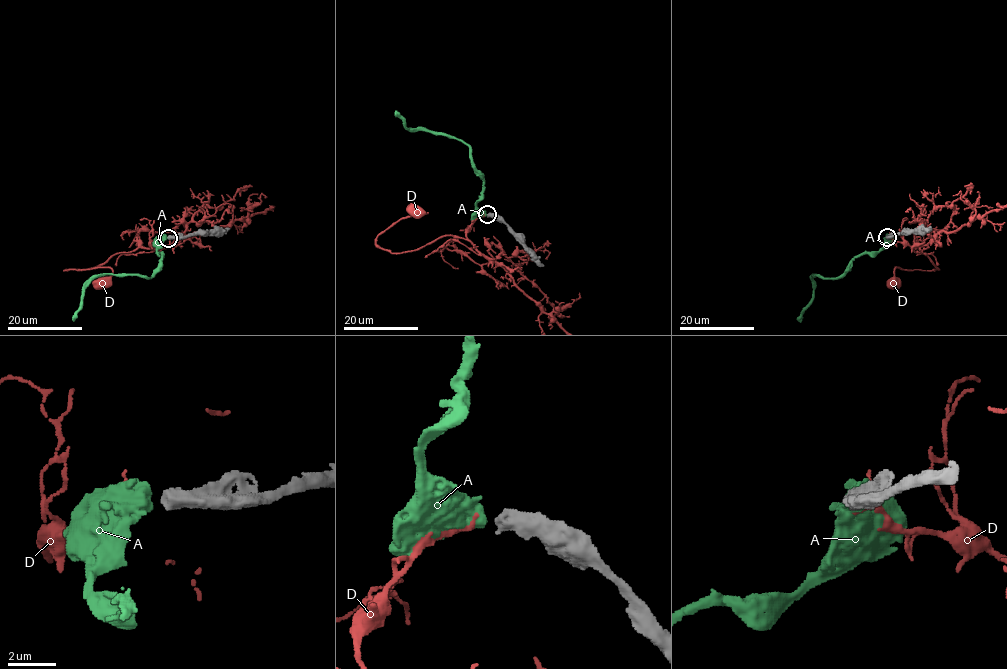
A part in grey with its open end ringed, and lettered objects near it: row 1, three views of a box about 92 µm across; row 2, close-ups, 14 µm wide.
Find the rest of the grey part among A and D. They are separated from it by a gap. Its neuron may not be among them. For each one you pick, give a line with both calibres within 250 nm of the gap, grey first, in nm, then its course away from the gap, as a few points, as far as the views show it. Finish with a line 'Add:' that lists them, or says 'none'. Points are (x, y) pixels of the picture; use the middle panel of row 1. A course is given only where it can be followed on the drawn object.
A: 600 nm thick on the grey side, 750 nm on the other; it runs (486, 214), (476, 204), (483, 181), (475, 168), (471, 149), (458, 139), (406, 128), (396, 114)
Add: A

